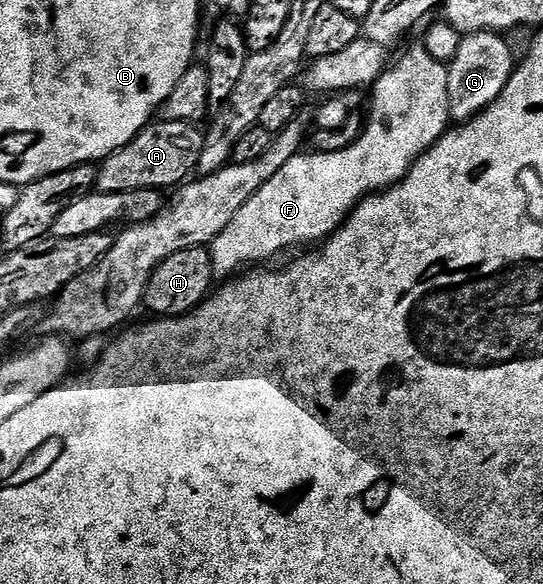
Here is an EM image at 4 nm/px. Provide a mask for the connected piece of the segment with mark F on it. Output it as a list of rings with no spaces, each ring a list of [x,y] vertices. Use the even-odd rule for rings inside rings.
[[[423,45],[412,47],[396,64],[383,71],[370,88],[372,104],[366,110],[364,131],[361,132],[346,149],[338,149],[338,153],[301,153],[295,155],[238,213],[234,213],[234,221],[214,237],[210,245],[212,253],[212,269],[215,278],[227,280],[253,265],[264,265],[267,259],[288,251],[291,247],[308,249],[313,245],[323,244],[348,218],[349,213],[368,195],[378,191],[386,191],[398,181],[408,176],[411,169],[437,141],[449,130],[452,114],[450,113],[450,93],[448,92],[448,69],[440,63]]]

